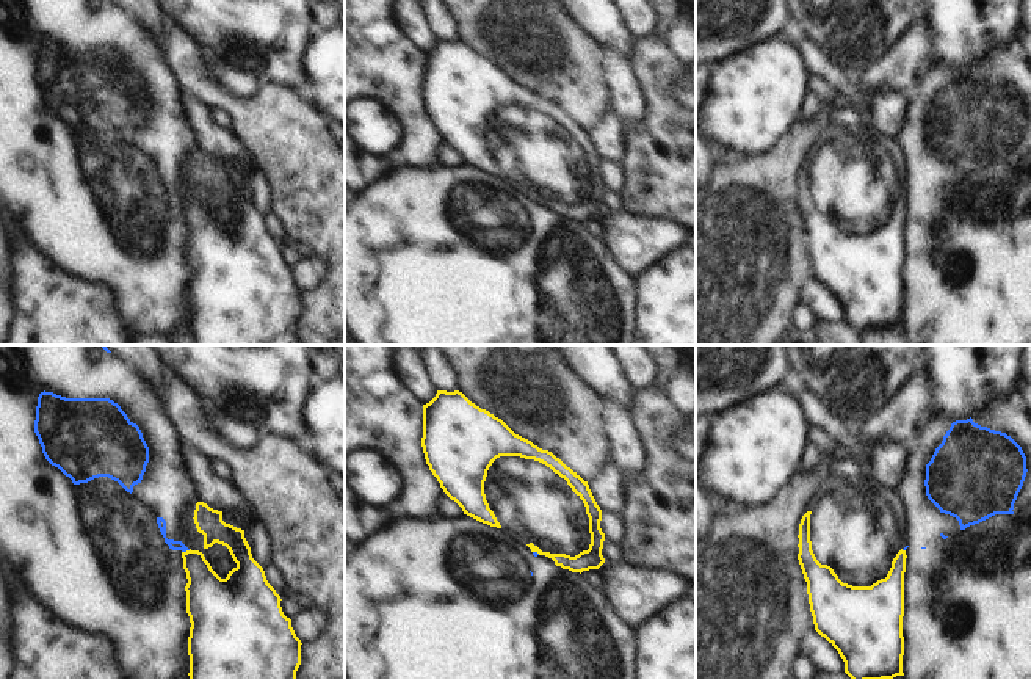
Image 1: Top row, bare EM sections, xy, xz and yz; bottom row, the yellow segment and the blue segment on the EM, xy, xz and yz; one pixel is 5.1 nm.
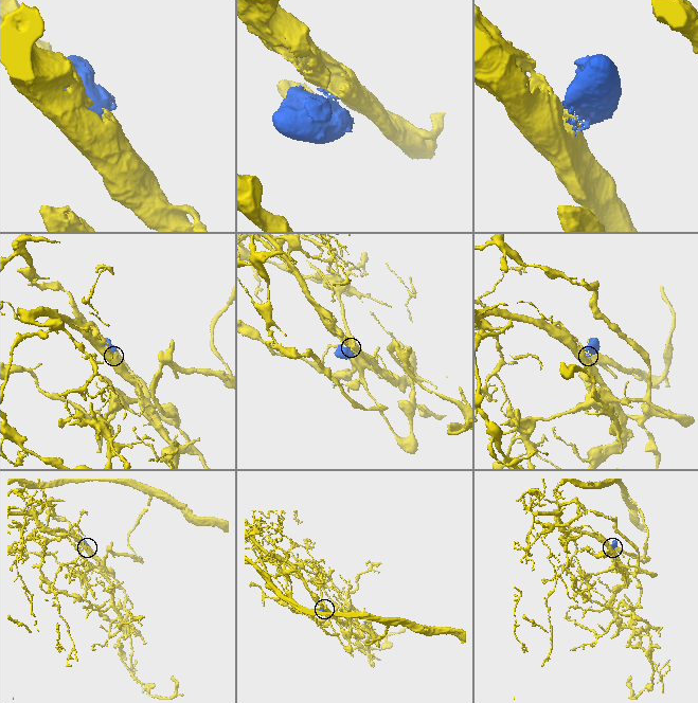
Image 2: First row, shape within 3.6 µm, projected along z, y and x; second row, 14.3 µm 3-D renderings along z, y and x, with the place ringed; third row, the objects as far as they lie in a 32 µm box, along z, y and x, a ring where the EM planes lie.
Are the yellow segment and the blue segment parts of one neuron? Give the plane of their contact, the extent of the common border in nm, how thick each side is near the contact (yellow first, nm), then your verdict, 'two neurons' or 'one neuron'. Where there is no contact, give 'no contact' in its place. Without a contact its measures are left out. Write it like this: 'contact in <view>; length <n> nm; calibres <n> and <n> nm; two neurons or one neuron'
contact in xy; length 50 nm; calibres 220 and 50 nm; two neurons

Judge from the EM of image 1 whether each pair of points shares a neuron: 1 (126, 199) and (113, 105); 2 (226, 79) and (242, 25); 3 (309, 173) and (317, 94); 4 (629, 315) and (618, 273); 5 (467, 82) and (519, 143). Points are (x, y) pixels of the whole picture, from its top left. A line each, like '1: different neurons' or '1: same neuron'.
1: same neuron
2: different neurons
3: different neurons
4: same neuron
5: same neuron

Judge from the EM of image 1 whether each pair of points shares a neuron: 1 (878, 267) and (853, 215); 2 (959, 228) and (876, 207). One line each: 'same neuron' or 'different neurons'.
1: same neuron
2: different neurons

